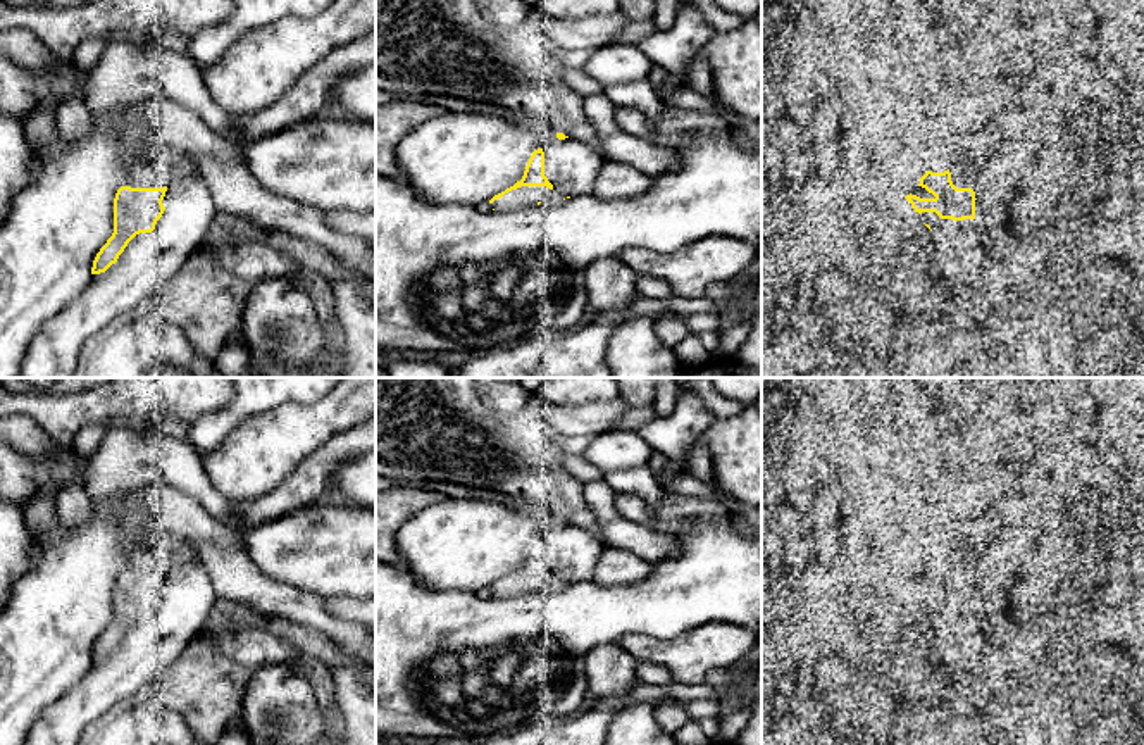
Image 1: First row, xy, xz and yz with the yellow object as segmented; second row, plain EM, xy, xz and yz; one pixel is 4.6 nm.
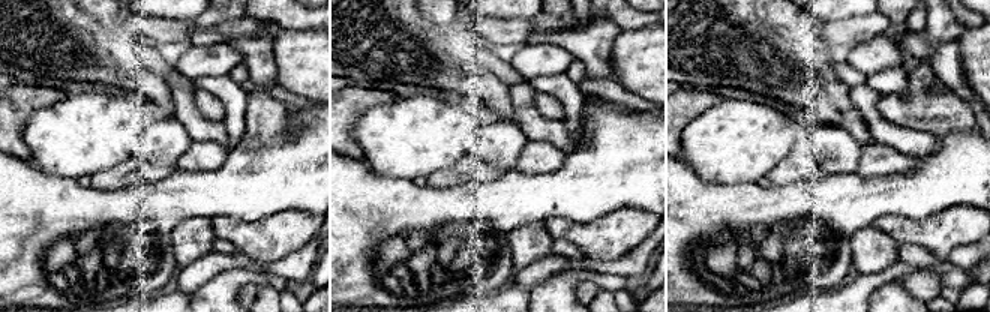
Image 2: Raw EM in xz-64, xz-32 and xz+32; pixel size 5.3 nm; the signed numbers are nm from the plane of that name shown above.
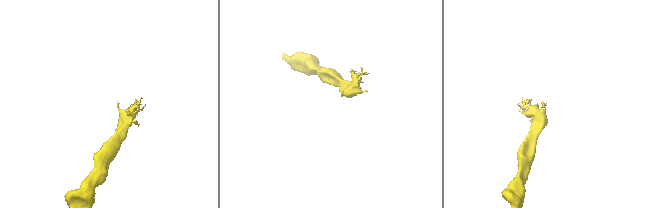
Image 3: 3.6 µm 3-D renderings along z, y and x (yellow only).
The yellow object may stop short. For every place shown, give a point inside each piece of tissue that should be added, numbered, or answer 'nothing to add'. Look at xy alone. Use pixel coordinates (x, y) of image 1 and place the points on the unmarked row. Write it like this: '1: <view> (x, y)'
1: xy (154, 556)

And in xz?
1: xz (524, 583)

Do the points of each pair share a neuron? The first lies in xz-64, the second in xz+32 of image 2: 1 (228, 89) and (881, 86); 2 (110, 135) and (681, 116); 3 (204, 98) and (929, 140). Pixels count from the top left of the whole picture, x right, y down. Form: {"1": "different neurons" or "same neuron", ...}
{"1": "same neuron", "2": "different neurons", "3": "different neurons"}

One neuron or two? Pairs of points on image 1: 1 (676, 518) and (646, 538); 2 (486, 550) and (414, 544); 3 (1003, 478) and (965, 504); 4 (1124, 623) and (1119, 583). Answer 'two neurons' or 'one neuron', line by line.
1: two neurons
2: one neuron
3: one neuron
4: two neurons

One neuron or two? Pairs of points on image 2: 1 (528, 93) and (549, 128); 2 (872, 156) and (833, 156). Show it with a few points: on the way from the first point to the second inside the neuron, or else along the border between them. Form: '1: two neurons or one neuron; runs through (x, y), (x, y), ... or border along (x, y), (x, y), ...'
1: one neuron; runs through (528, 102), (528, 111), (540, 123)
2: two neurons; border along (863, 147), (855, 171)

